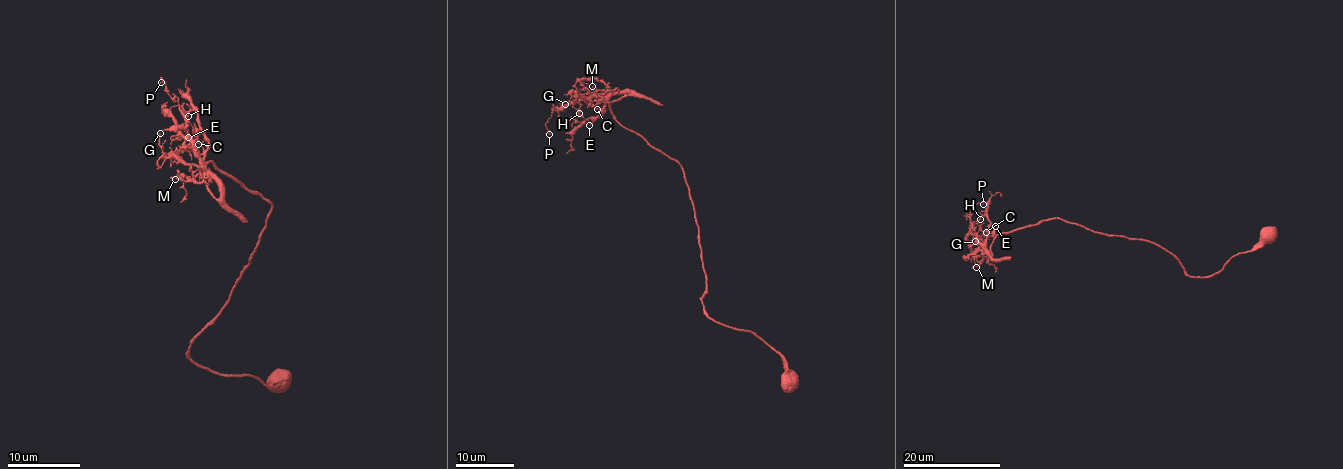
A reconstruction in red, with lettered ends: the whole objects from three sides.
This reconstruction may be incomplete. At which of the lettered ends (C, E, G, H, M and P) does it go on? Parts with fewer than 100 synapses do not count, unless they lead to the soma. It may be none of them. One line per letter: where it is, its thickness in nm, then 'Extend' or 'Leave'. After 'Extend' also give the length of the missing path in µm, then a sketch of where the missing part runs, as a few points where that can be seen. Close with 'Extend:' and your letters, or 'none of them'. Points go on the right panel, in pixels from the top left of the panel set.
C: Place: (986, 232). Thickness 100 nm. Leave
E: Place: (995, 226). Thickness 140 nm. Leave
G: Place: (975, 241). Thickness 130 nm. Leave
H: Place: (980, 219). Thickness 90 nm. Leave
M: Place: (976, 267). Thickness 110 nm. Leave
P: Place: (983, 204). Thickness 130 nm. Leave
Extend: none of them

